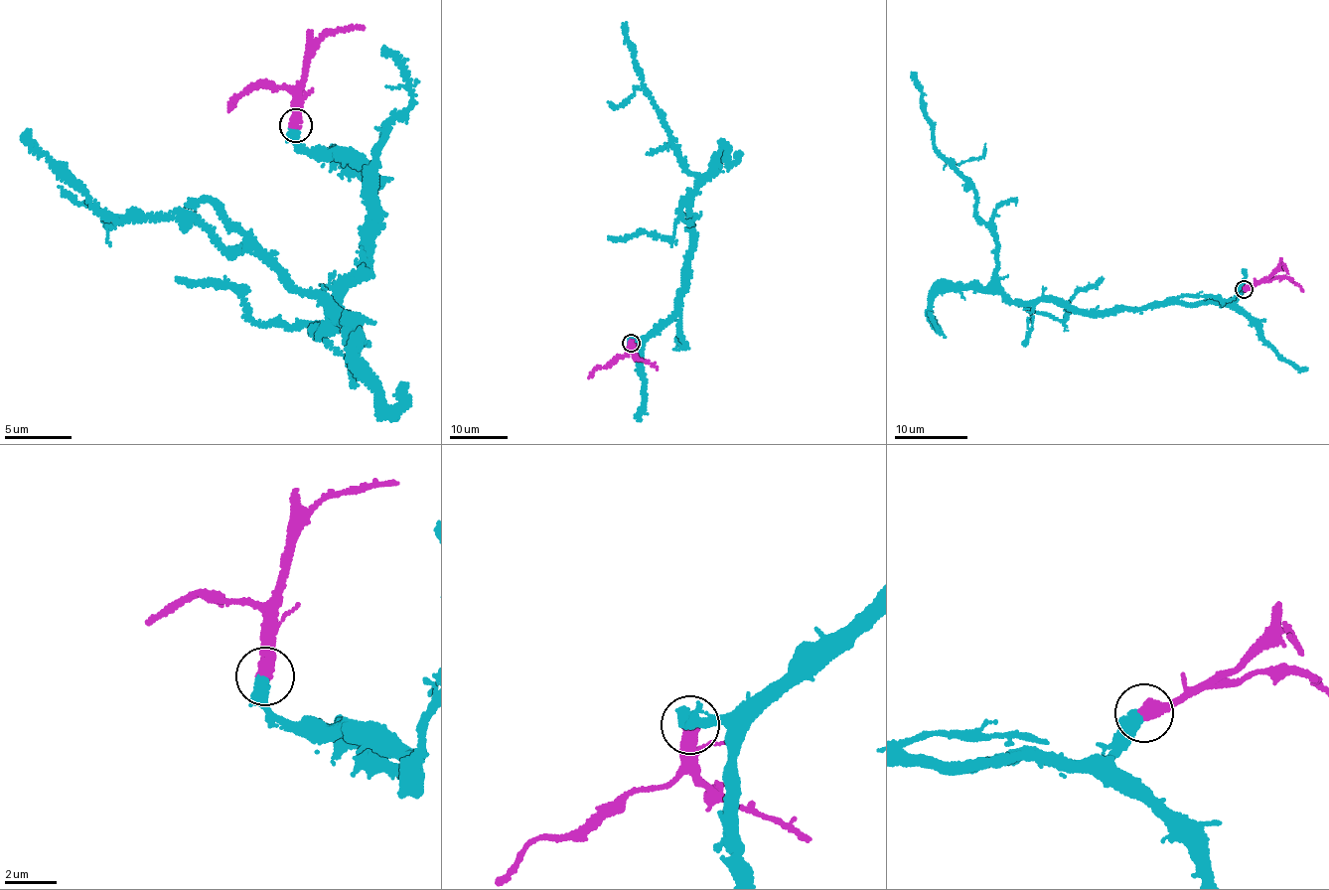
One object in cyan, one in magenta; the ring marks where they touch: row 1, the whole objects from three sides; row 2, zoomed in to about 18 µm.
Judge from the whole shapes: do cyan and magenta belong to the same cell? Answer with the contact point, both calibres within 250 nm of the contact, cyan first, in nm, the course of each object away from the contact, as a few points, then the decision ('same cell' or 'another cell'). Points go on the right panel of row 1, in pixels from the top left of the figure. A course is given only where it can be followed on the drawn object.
(1244, 289) | 500/500 nm | cyan via (1245, 288), (1227, 306), (1089, 311), (1012, 300), (996, 278), (999, 249), (977, 200), (941, 155), (911, 72) | magenta via (1244, 289), (1278, 276), (1290, 278), (1303, 292) | same cell

